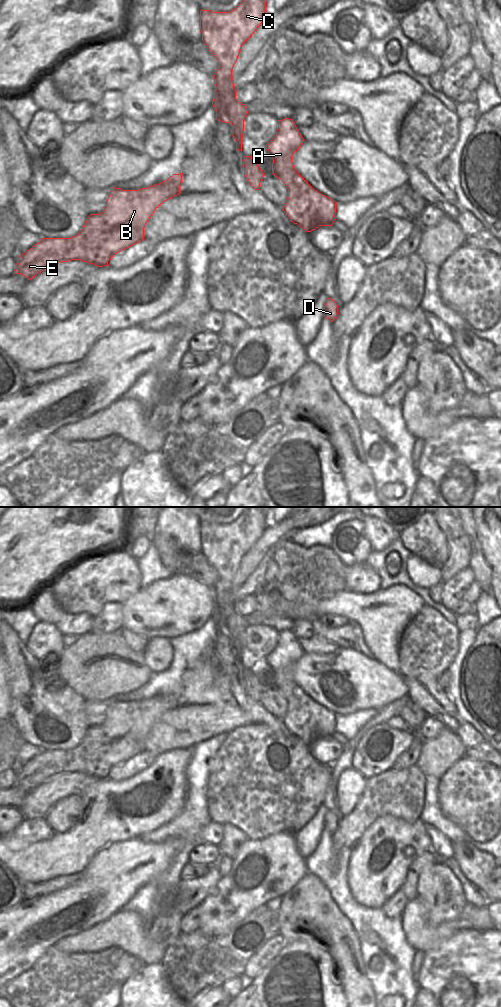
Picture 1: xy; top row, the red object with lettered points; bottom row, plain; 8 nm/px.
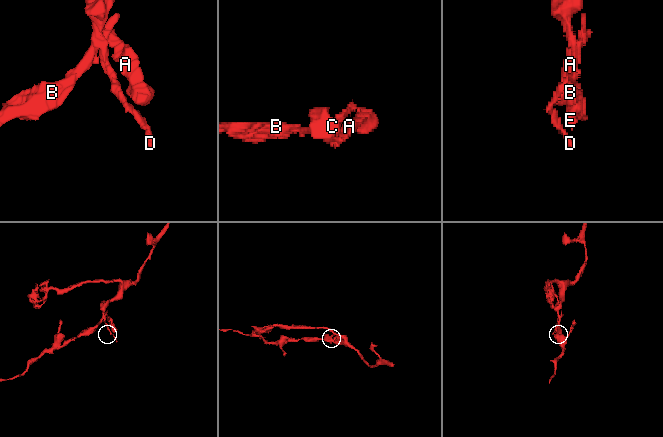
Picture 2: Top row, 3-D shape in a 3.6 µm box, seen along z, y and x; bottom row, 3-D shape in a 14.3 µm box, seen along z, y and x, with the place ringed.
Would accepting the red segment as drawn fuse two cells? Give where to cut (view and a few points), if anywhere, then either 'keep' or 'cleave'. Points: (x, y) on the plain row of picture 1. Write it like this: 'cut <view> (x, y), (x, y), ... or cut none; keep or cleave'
cut xy (216, 601), (219, 609), (225, 615), (225, 624), (230, 633); cleave

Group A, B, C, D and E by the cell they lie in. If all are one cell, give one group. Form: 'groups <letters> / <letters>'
groups A B E / C D

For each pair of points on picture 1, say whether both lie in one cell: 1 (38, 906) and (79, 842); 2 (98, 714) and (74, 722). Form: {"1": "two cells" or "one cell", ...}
{"1": "two cells", "2": "two cells"}

